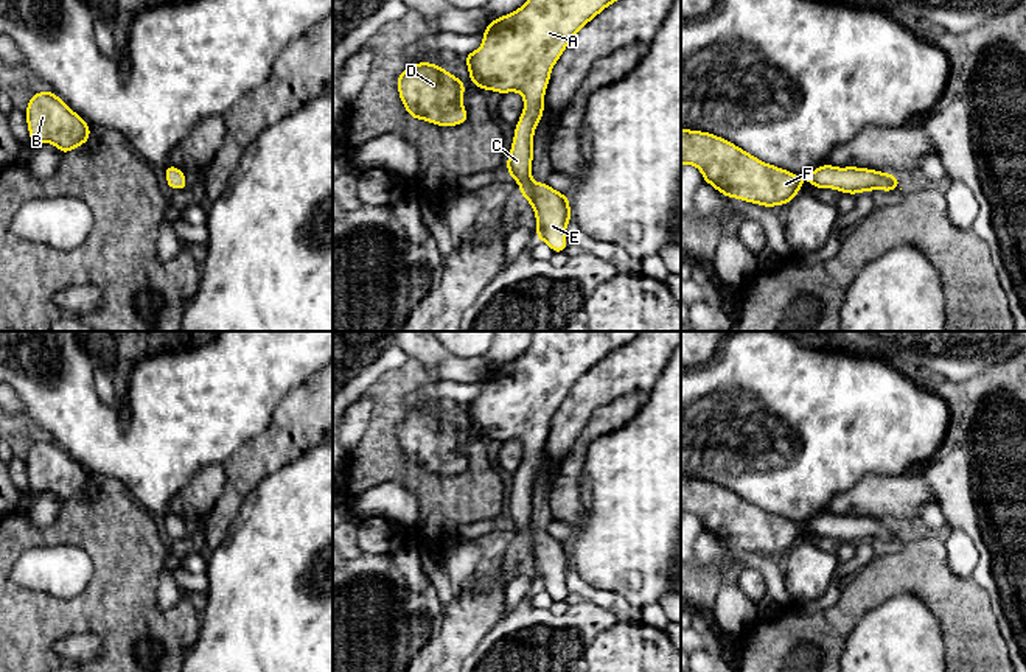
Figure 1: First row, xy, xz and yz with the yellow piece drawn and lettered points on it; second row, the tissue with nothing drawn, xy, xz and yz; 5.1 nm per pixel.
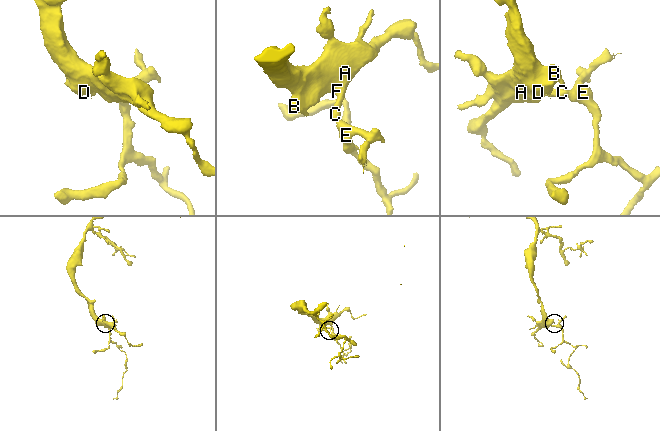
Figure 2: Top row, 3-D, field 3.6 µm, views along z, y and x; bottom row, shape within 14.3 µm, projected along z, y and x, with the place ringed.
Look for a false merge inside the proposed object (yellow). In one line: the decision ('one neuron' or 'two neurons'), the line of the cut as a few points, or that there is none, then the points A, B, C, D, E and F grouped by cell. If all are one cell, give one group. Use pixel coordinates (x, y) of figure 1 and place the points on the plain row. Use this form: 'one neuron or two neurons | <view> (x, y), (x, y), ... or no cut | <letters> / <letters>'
one neuron | no cut | A B C D E F

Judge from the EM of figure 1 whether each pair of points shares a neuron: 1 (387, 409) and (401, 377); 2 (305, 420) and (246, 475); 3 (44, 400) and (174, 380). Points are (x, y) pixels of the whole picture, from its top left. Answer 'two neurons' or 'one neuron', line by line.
1: one neuron
2: one neuron
3: one neuron

